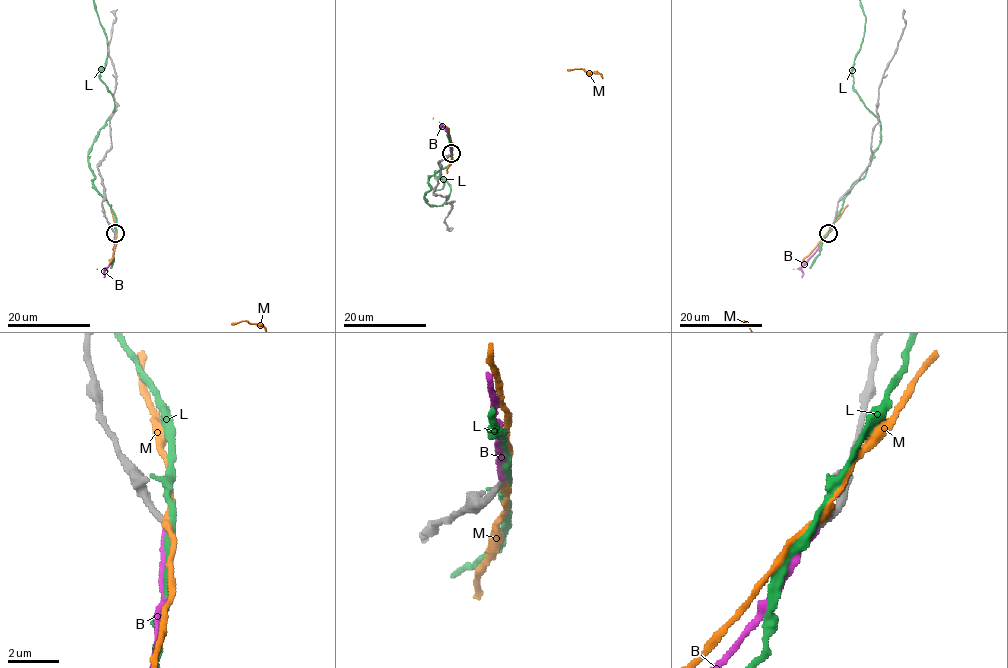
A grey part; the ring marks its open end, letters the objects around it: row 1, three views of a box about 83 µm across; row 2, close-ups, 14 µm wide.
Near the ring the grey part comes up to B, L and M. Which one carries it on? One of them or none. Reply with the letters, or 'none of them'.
B

